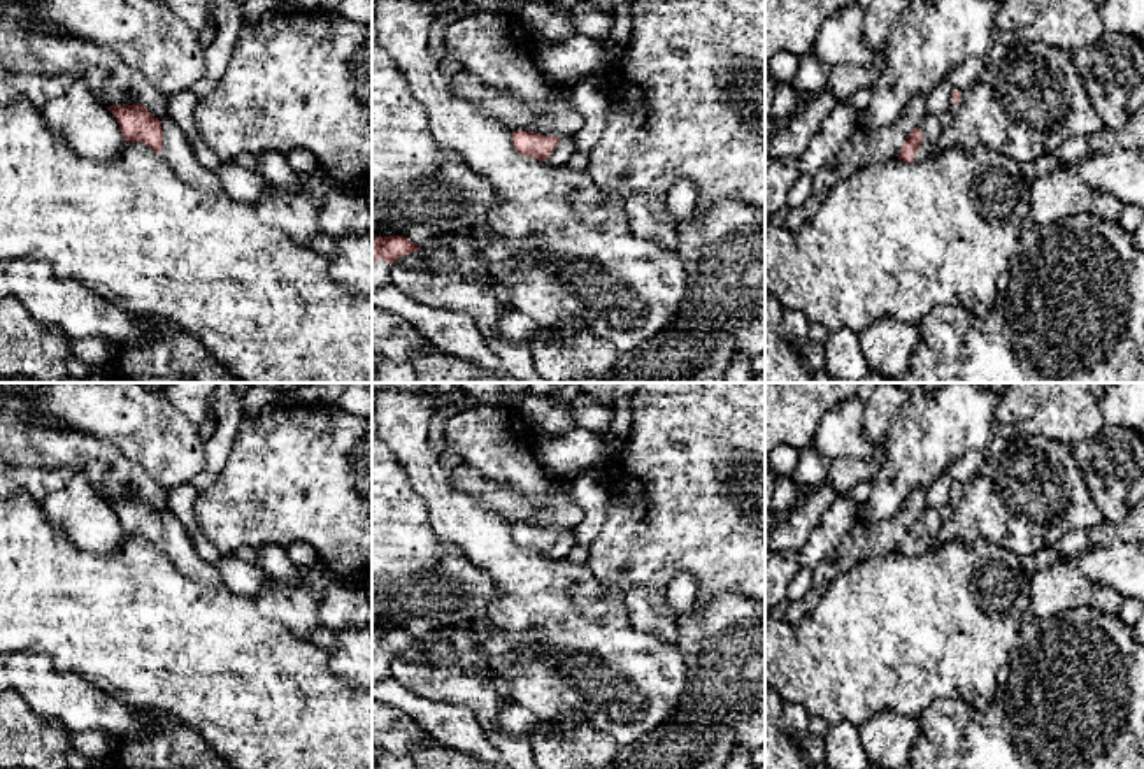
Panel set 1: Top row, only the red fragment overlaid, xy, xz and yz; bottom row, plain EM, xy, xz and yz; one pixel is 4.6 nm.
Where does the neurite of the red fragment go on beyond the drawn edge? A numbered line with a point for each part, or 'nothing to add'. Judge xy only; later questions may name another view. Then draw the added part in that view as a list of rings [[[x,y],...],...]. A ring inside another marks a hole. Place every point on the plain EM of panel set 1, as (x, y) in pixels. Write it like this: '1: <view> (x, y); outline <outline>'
1: xy (176, 543); outline [[[168,509],[160,514],[163,523],[160,550],[172,560],[179,572],[204,585],[223,585],[218,569],[202,560],[195,551],[195,546],[179,518]]]

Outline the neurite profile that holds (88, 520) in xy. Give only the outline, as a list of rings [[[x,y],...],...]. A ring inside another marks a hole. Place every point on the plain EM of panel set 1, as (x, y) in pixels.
[[[82,474],[53,490],[40,504],[47,521],[82,550],[105,553],[128,537],[111,502]]]

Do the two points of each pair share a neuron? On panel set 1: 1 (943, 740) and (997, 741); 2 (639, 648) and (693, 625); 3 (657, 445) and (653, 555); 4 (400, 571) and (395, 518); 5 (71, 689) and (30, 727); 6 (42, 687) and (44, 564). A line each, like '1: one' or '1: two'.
1: one
2: two
3: one
4: one
5: two
6: two

